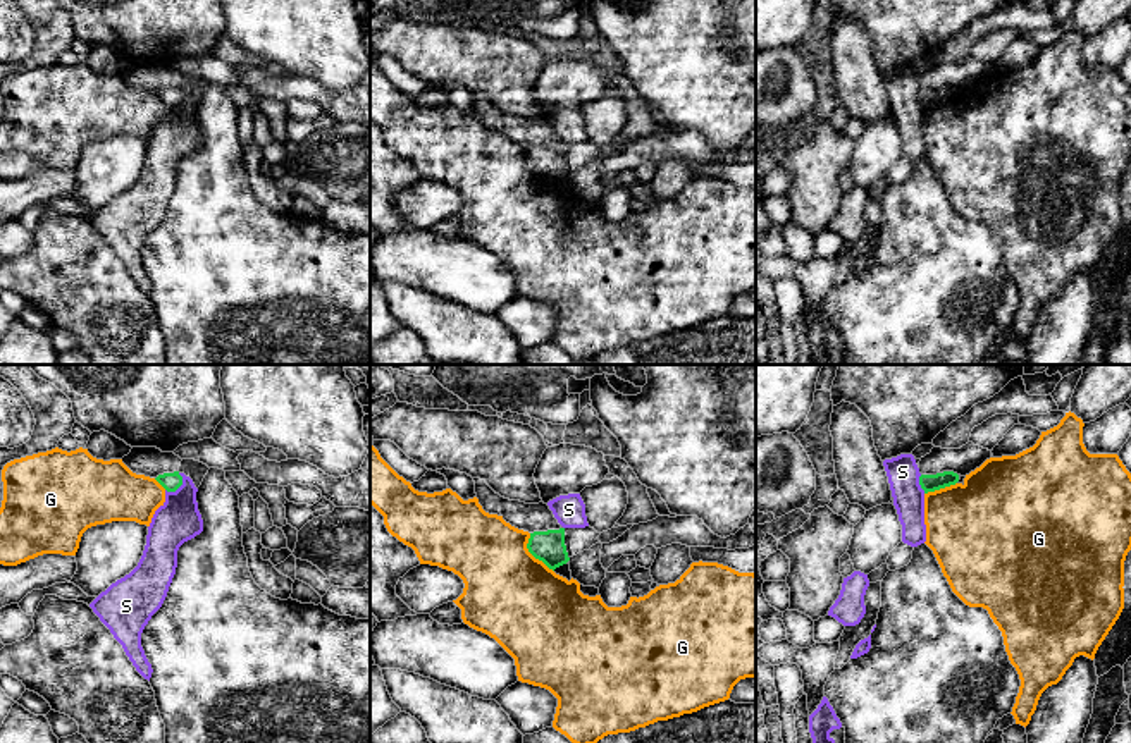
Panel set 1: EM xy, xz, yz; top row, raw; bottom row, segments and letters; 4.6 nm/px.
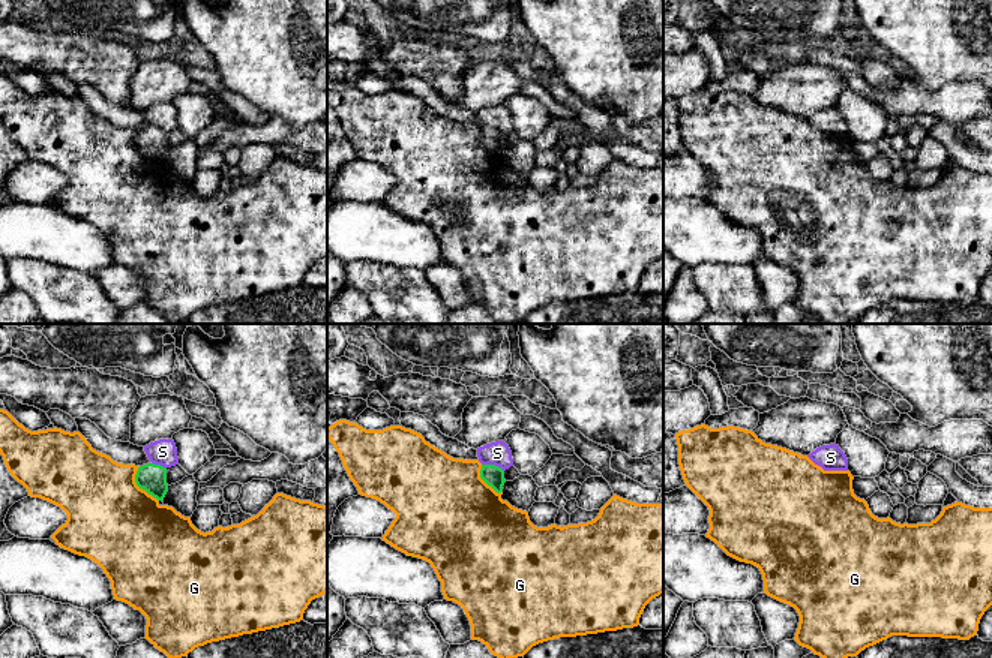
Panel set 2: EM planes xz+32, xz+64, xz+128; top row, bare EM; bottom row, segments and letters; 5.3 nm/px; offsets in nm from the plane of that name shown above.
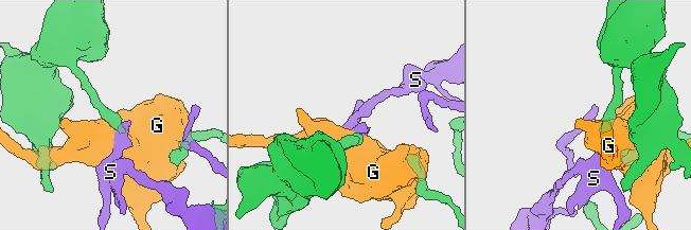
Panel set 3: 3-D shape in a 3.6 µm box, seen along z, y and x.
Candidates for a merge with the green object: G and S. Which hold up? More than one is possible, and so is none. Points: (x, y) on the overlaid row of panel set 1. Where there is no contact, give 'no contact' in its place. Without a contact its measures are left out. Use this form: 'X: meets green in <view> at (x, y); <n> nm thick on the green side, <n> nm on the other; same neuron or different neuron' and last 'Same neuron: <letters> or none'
G: meets green in xz at (532, 554); 150 nm thick on the green side, 420 nm on the other; different neuron
S: meets green in xy at (178, 487); 90 nm thick on the green side, 200 nm on the other; different neuron
Same neuron: none

